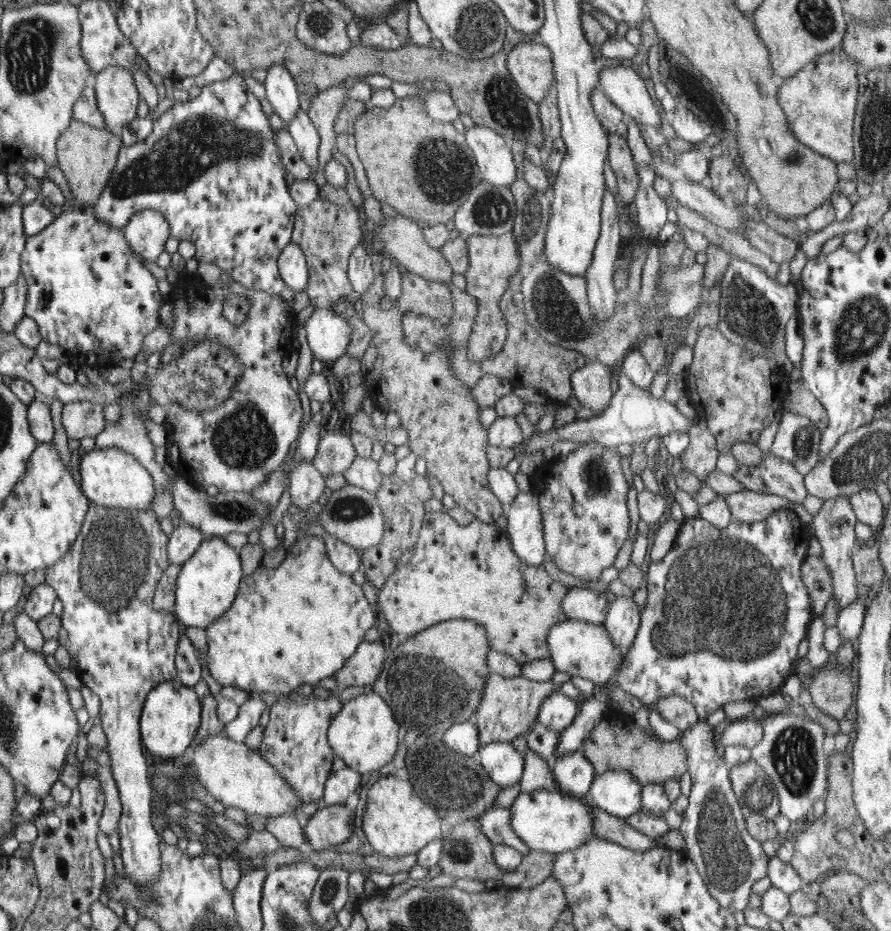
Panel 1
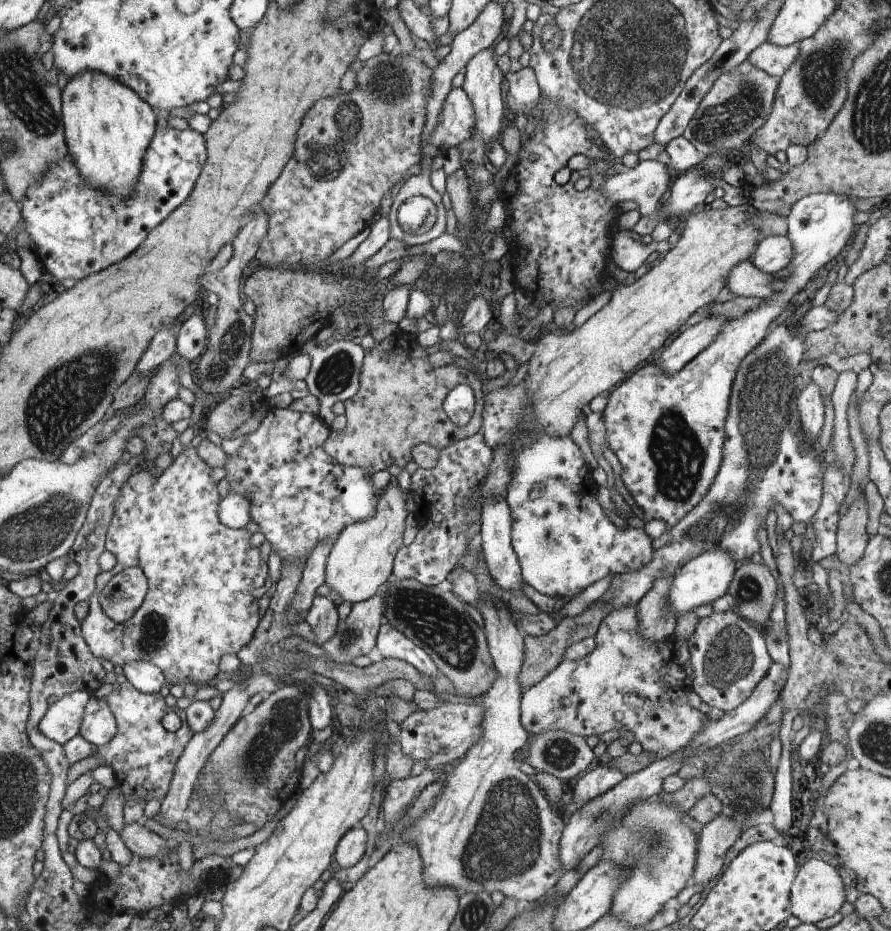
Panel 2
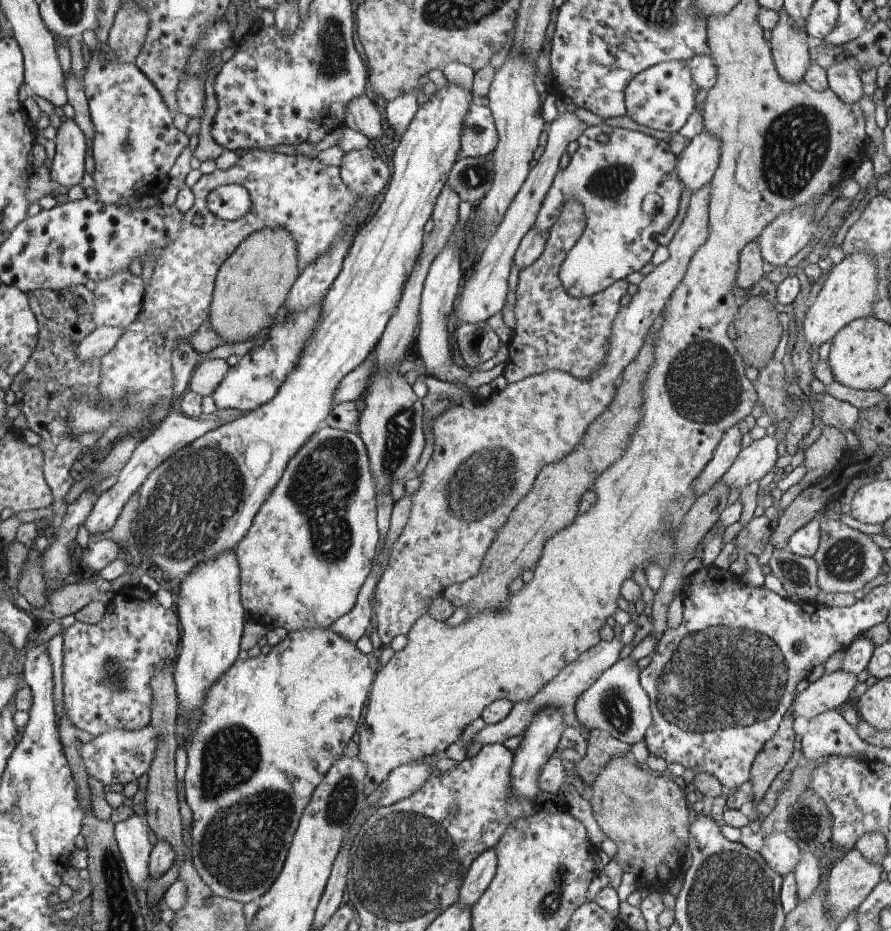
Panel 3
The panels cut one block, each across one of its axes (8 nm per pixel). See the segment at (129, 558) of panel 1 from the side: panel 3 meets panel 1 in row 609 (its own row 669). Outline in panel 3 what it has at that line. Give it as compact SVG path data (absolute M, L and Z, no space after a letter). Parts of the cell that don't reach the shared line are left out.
M128 585L123 588L117 588L114 590L114 596L112 600L106 604L106 612L101 621L97 624L87 624L81 621L76 621L66 628L62 633L63 640L63 708L66 710L66 716L68 720L79 730L86 730L94 736L104 734L104 732L110 732L110 730L127 730L133 731L149 726L152 723L153 718L153 689L150 688L150 683L153 682L154 674L164 666L164 658L174 658L176 656L176 648L178 648L178 640L180 640L180 630L178 630L178 619L176 612L171 608L166 610L162 608L154 594L150 594L150 590L140 587L140 585Z

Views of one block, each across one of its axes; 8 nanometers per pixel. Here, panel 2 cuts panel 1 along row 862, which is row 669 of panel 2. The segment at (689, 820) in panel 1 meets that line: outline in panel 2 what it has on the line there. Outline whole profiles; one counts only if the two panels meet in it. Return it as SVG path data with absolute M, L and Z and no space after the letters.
M733 609L714 611L701 618L689 636L688 646L695 672L693 691L710 707L716 706L725 713L732 712L750 698L752 690L765 678L764 674L772 664L762 632L752 621L740 618Z

